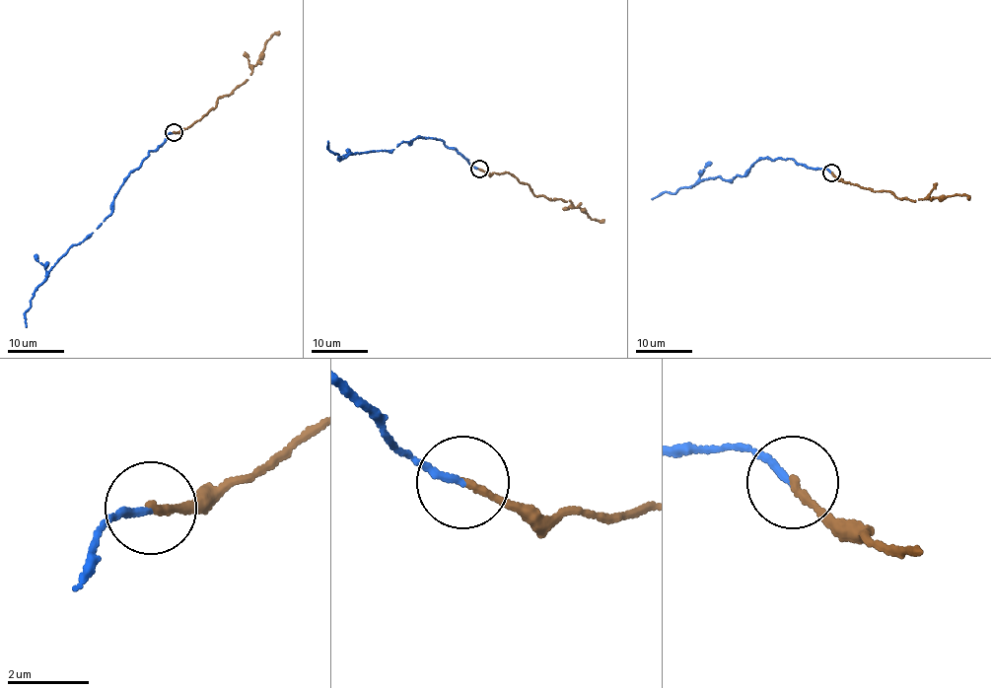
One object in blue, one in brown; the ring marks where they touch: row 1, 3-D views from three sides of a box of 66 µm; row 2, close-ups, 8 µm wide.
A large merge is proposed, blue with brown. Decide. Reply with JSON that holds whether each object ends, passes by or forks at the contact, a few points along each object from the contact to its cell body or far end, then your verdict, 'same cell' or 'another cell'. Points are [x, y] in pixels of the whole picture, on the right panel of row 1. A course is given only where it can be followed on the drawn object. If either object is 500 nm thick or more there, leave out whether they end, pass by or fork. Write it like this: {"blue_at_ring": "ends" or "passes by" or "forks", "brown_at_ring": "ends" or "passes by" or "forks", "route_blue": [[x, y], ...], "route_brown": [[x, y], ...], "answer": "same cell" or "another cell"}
{"blue_at_ring": "ends", "brown_at_ring": "ends", "route_blue": [[831, 173], [786, 158], [765, 158], [731, 180], [719, 175], [651, 199]], "route_brown": [[831, 173], [851, 184], [891, 192], [899, 200], [905, 197], [912, 201], [957, 194], [970, 197]], "answer": "same cell"}

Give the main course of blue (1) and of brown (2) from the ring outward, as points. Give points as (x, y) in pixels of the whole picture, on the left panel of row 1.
1: (174, 133), (128, 173), (110, 214), (78, 244), (70, 246), (37, 286), (25, 313), (26, 327)
2: (174, 133), (200, 120), (215, 106), (220, 97), (232, 94), (235, 88), (245, 83), (266, 41), (279, 32)

